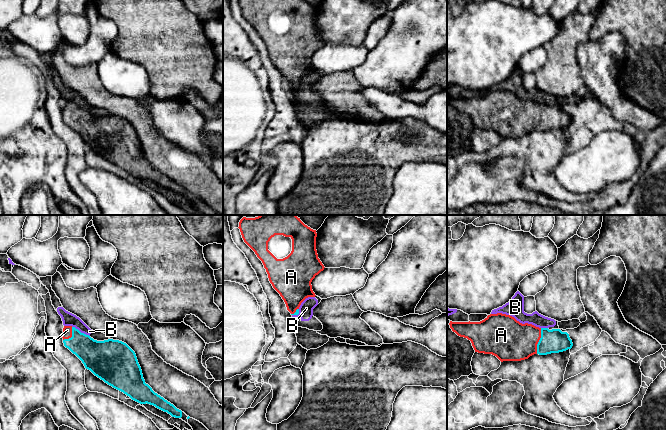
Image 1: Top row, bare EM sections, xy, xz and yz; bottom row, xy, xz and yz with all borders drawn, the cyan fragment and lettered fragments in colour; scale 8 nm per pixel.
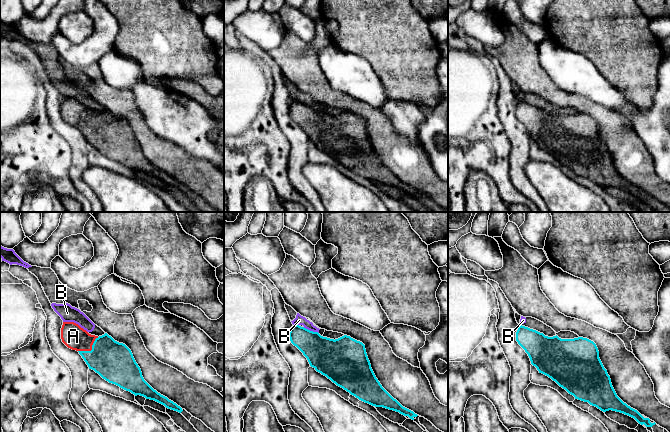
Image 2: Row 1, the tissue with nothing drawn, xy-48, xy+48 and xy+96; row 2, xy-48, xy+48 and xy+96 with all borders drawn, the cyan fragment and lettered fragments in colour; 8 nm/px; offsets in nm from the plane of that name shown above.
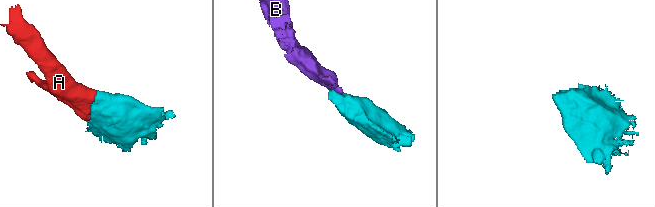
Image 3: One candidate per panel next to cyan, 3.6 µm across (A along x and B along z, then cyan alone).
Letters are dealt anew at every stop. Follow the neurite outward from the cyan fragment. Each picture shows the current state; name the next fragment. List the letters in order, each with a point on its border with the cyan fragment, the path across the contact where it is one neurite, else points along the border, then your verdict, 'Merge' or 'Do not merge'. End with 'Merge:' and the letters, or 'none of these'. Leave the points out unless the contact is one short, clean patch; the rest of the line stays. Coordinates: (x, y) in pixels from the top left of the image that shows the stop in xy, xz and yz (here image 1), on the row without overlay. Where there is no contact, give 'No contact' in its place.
A: Touches cyan at yz (539, 117). Merge
B: Touches cyan at xy (80, 108). Boundary: xy (72, 102), (89, 112). Do not merge
Merge: A

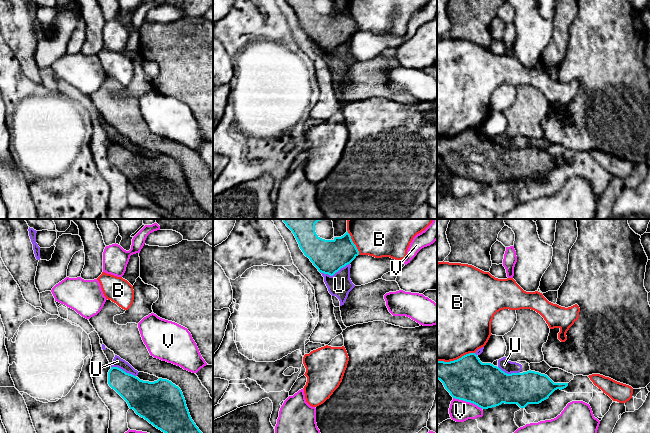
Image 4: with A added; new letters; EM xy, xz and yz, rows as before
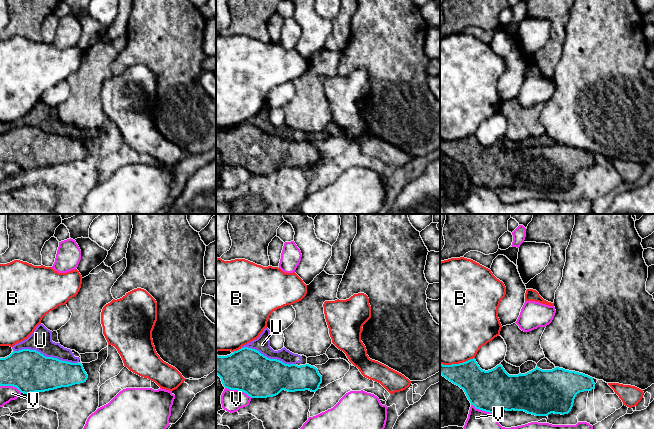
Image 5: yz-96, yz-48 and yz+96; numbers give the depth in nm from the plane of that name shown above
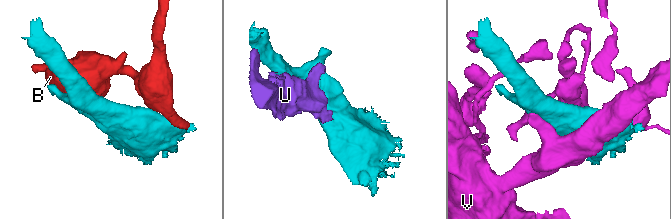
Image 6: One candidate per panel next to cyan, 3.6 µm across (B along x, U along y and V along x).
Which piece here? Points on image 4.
B: Touches cyan at yz (455, 136). Boundary: yz (474, 128), (469, 128), (449, 137), (437, 137). Do not merge
U: Touches cyan at xz (334, 49). Do not merge
V: Touches cyan at yz (468, 177). Do not merge
Merge: none of these

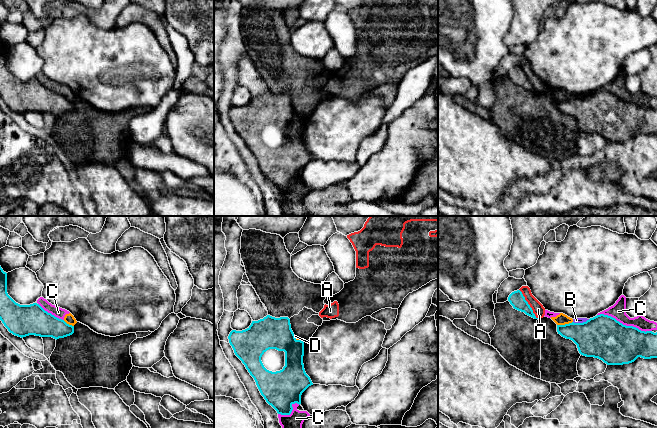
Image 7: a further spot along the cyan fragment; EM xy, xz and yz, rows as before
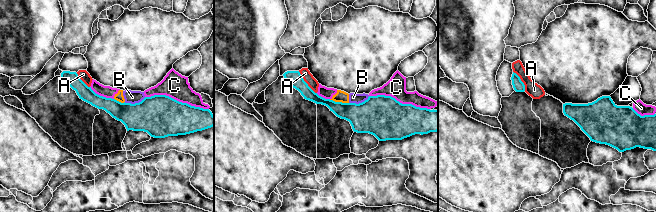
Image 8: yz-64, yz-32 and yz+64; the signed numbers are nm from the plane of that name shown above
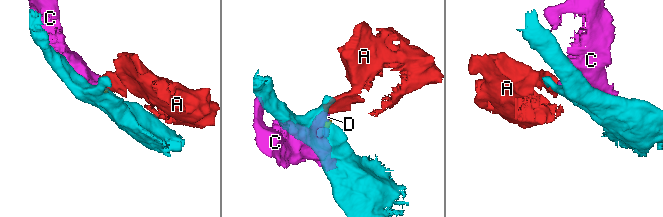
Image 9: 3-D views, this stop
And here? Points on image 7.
A: Touches cyan at yz (528, 80). Boundary: yz (519, 65), (532, 88), (538, 94). Do not merge
B: Touches cyan at yz (581, 99). Boundary: yz (589, 95), (583, 98), (573, 98). Do not merge
C: Touches cyan at yz (624, 101). Do not merge
D: Touches cyan at yz (565, 100). Boundary: yz (572, 97), (557, 101). Do not merge
Merge: none of these

